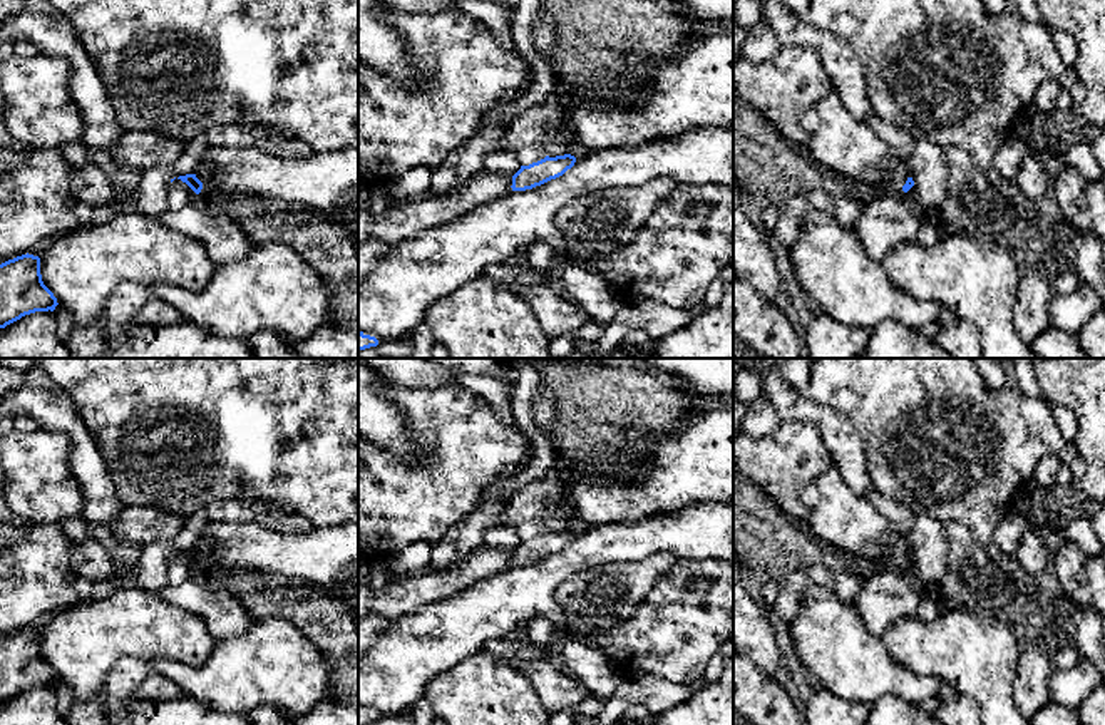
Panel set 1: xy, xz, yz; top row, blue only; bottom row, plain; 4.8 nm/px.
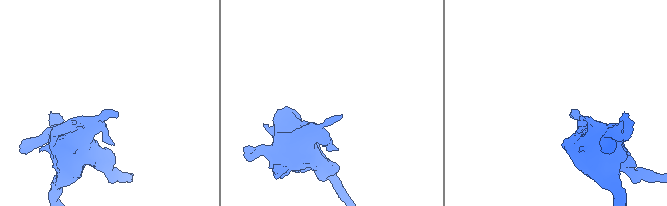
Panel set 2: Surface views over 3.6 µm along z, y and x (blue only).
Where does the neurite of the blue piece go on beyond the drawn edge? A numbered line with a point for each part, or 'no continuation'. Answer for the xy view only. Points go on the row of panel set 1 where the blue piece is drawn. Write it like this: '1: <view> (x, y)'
no continuation

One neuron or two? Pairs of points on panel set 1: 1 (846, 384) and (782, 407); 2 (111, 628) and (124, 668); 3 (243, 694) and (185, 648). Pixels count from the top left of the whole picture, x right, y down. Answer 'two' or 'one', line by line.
1: two
2: two
3: two

